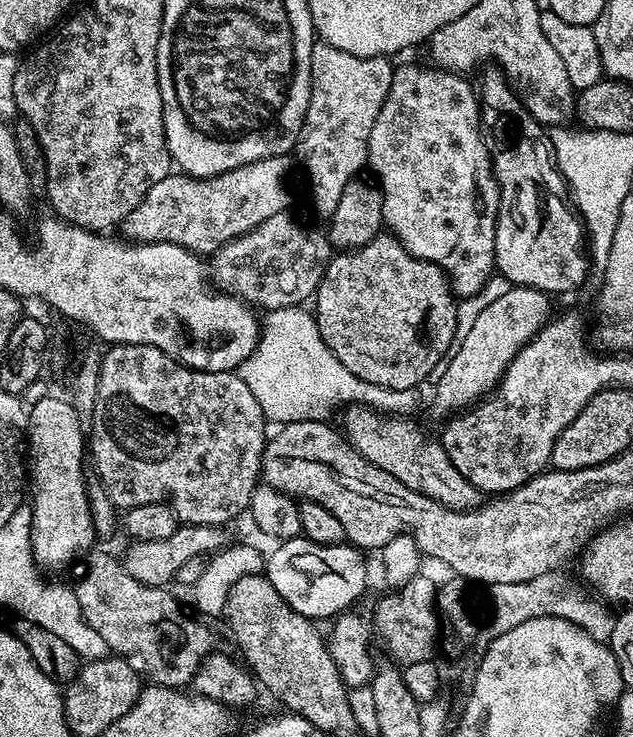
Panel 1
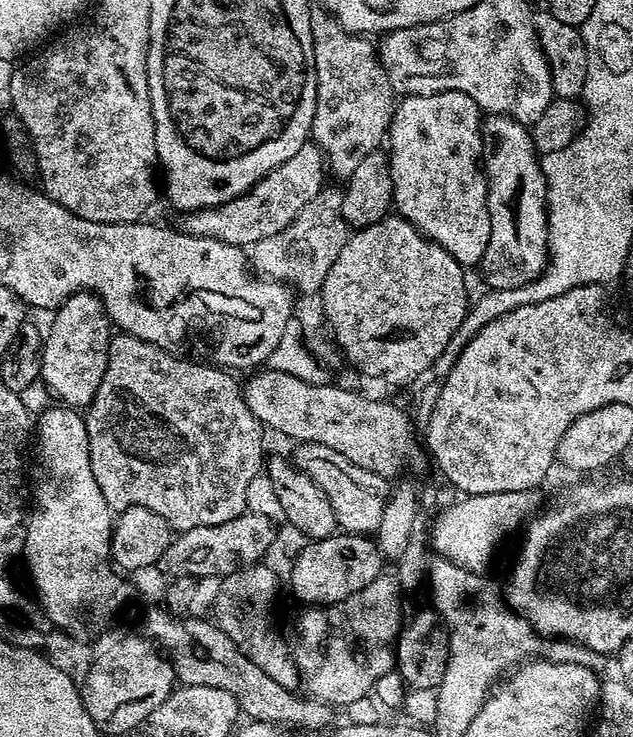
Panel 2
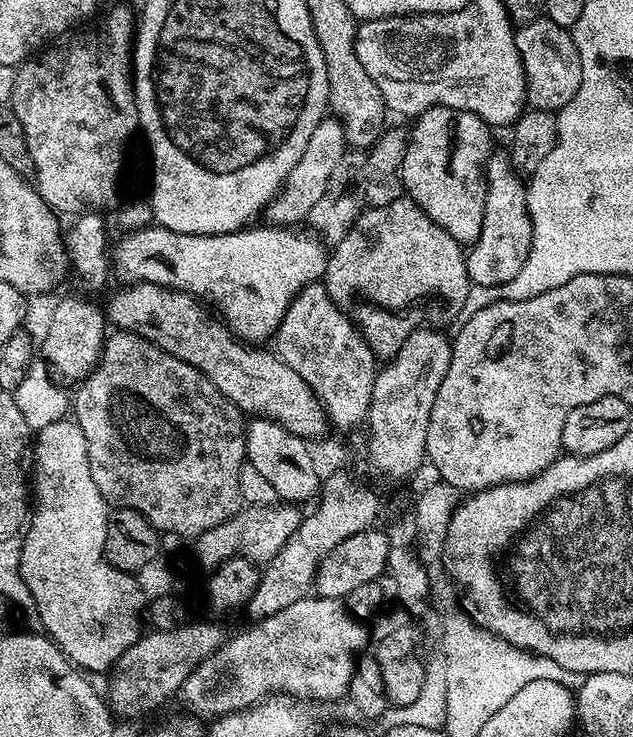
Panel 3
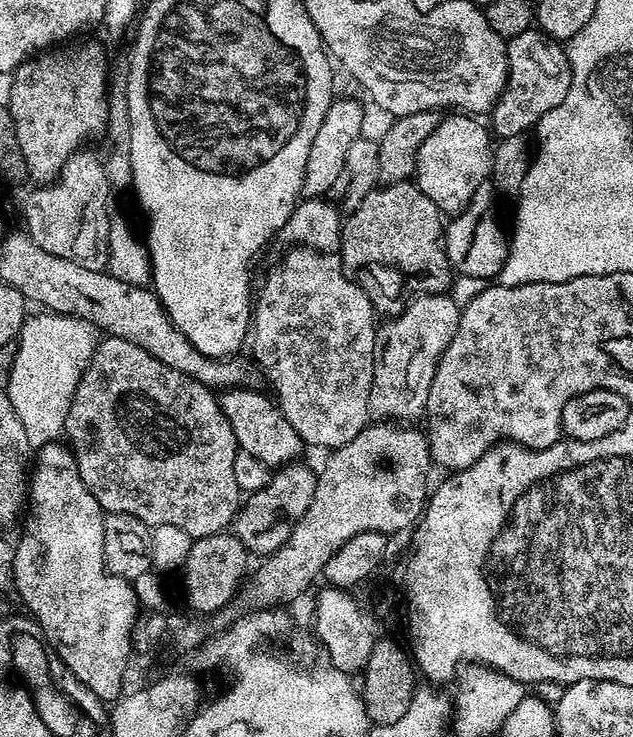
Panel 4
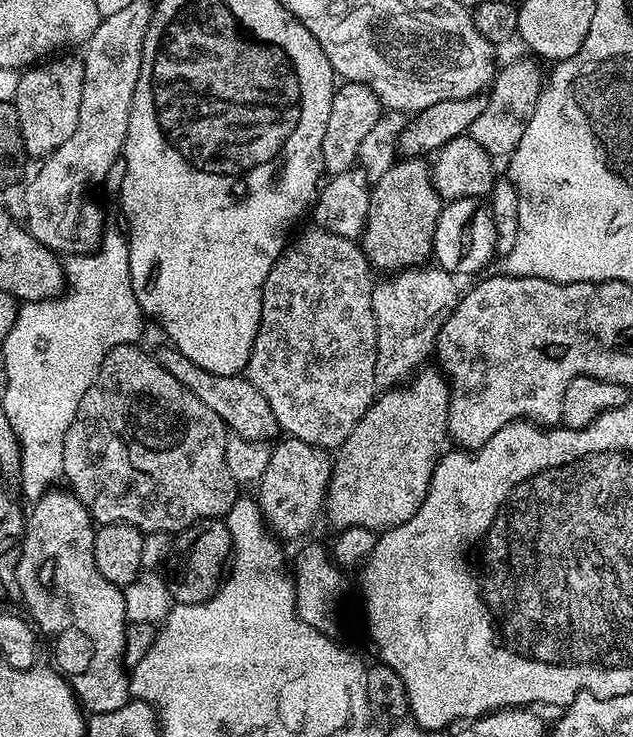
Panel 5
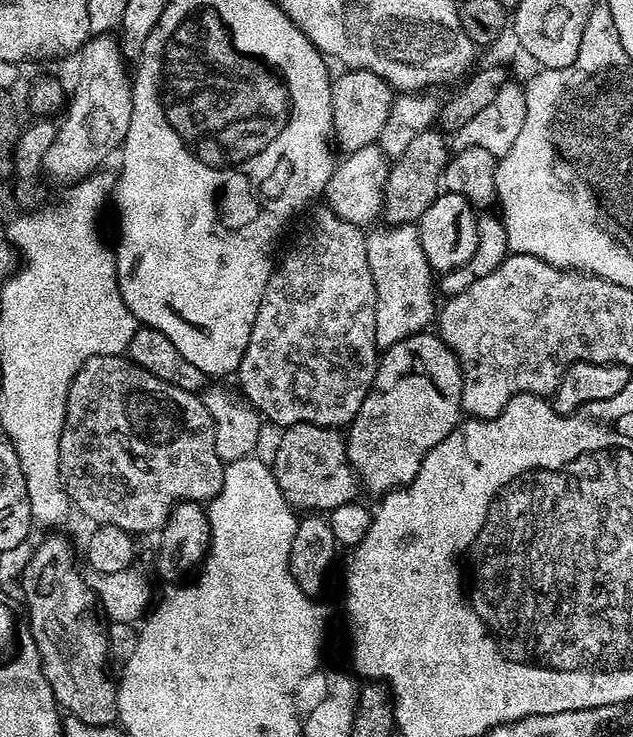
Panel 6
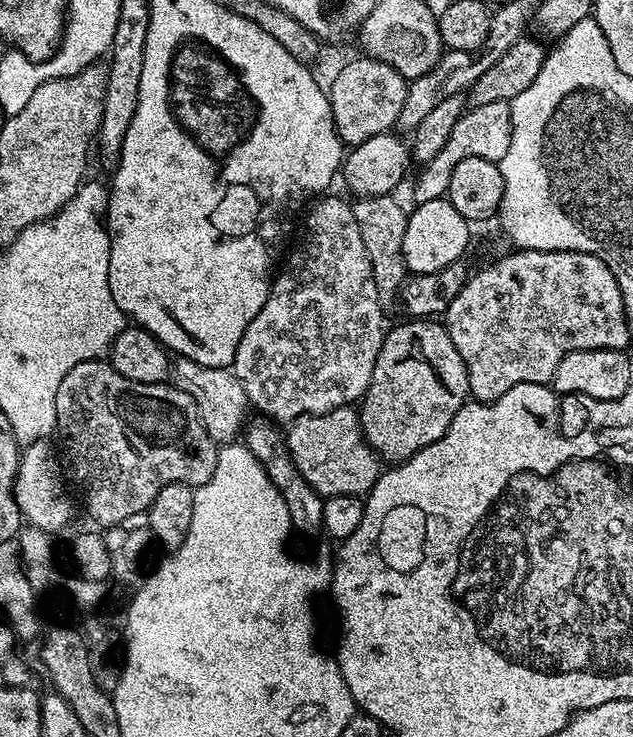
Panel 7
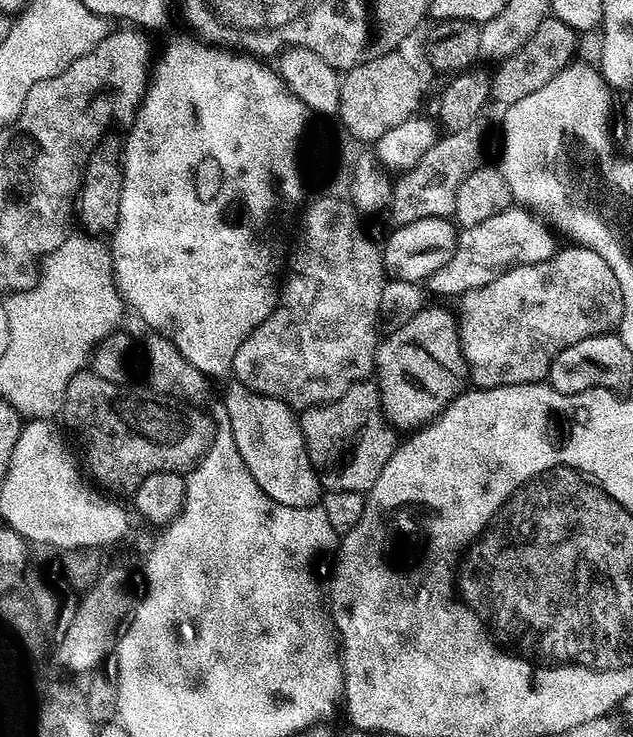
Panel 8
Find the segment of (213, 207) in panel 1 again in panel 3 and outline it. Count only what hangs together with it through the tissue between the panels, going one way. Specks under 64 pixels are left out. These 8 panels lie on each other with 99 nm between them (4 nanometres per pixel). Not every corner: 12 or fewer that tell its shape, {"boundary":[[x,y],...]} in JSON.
{"boundary":[[344,125],[314,126],[306,154],[268,203],[267,223],[300,226],[326,194],[348,139]]}

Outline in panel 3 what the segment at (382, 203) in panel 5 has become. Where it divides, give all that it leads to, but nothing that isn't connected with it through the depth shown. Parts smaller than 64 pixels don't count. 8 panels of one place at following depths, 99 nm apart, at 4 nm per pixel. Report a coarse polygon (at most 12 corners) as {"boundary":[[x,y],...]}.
{"boundary":[[407,195],[365,207],[322,283],[378,358],[452,324],[462,245]]}

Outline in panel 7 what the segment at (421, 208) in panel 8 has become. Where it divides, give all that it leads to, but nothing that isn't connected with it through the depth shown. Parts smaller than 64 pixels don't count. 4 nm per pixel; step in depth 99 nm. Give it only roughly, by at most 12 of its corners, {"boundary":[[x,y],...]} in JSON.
{"boundary":[[509,101],[469,107],[446,146],[419,169],[413,201],[447,197],[466,158],[510,150]]}

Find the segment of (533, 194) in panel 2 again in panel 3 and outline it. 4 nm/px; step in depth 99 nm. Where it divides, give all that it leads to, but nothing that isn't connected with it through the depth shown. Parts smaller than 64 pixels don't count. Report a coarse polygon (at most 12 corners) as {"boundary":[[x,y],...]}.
{"boundary":[[507,151],[488,157],[469,281],[502,286],[530,254],[528,190]]}

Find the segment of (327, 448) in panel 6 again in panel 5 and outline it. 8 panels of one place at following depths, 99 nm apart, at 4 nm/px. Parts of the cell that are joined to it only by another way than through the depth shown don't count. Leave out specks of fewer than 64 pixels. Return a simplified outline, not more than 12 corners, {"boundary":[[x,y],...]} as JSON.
{"boundary":[[293,436],[258,482],[265,525],[306,535],[328,498],[329,449]]}

